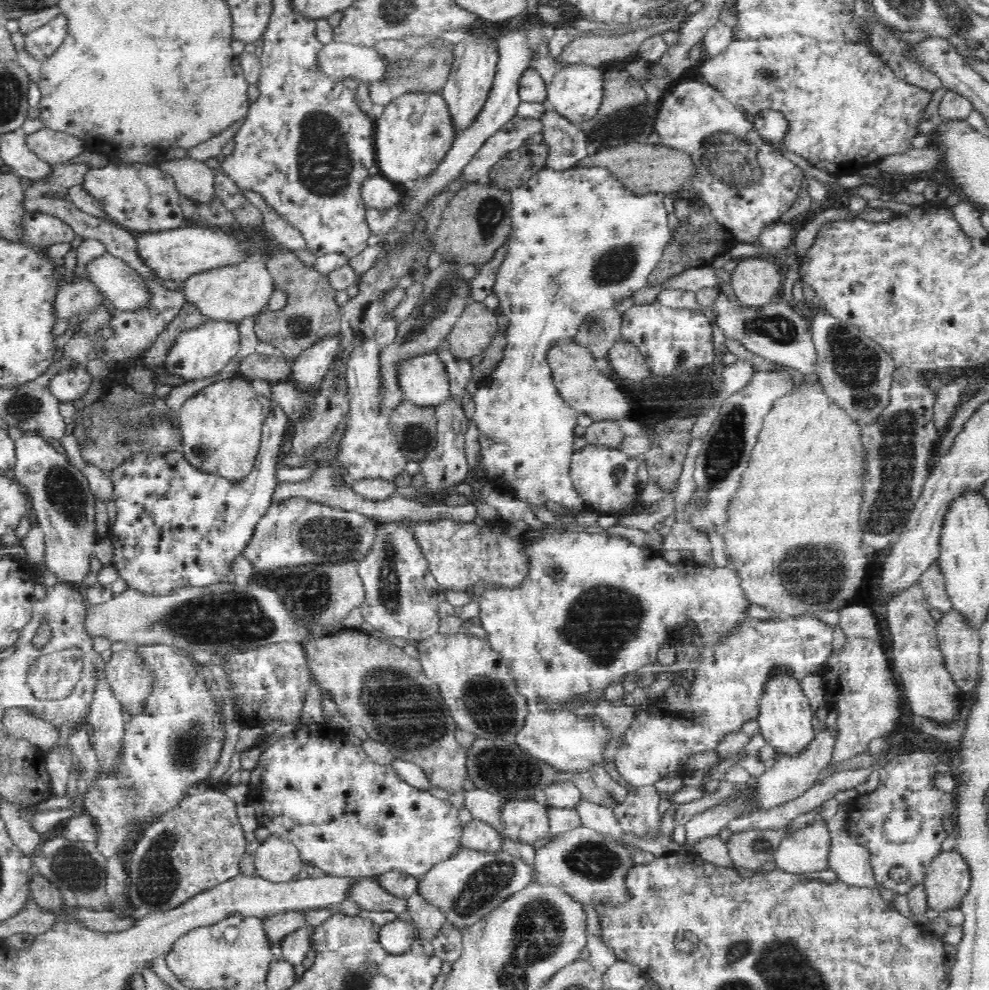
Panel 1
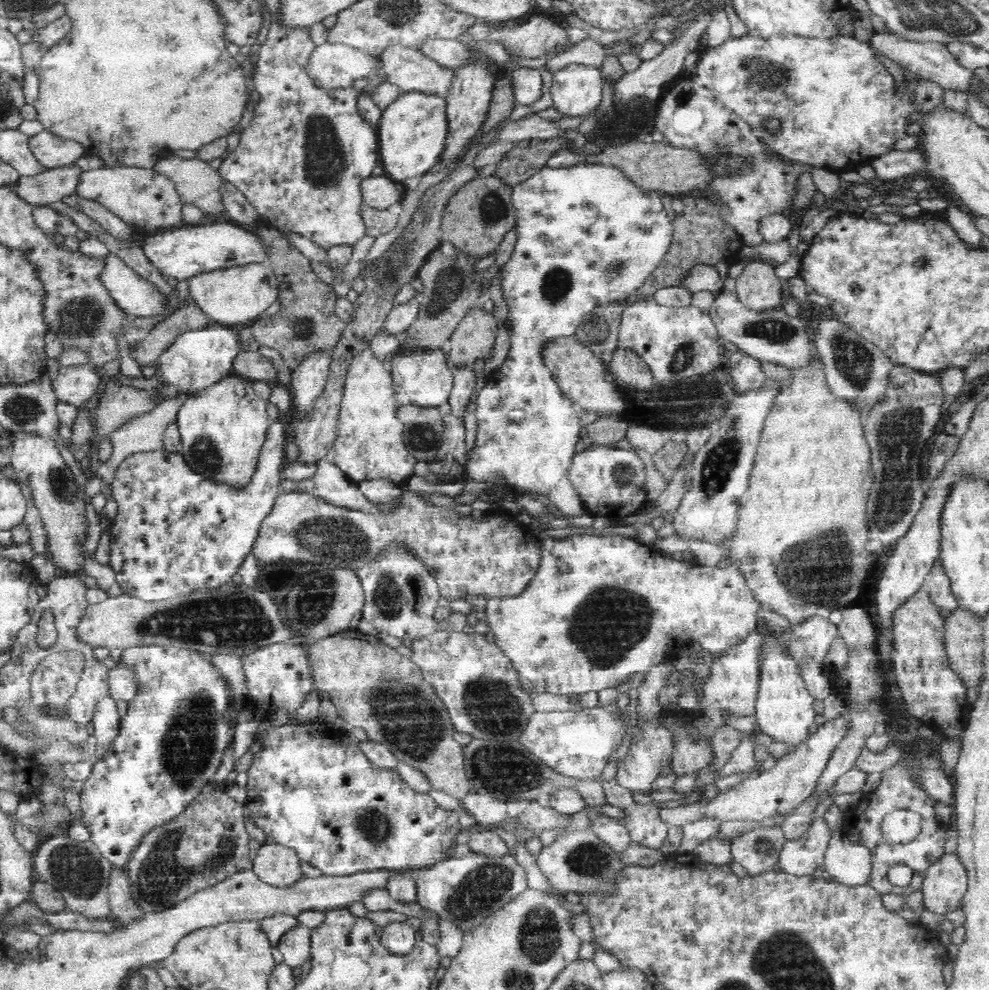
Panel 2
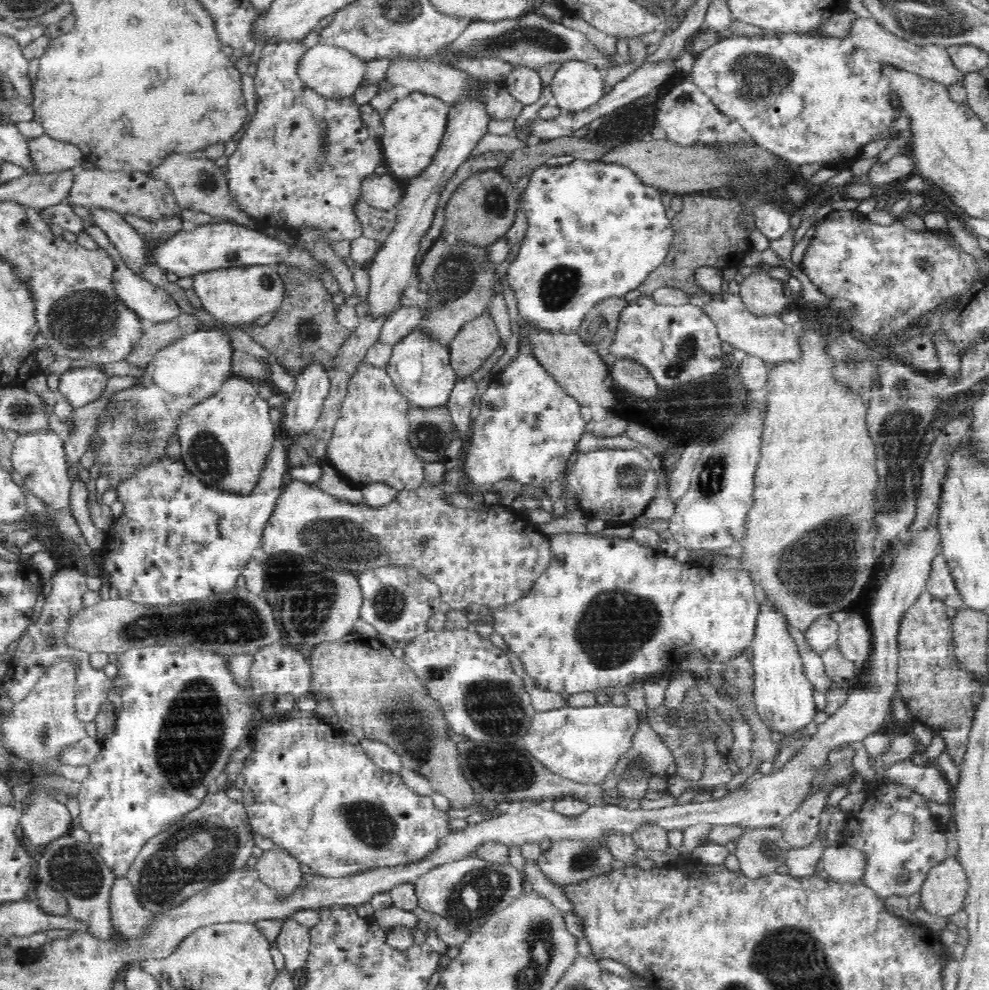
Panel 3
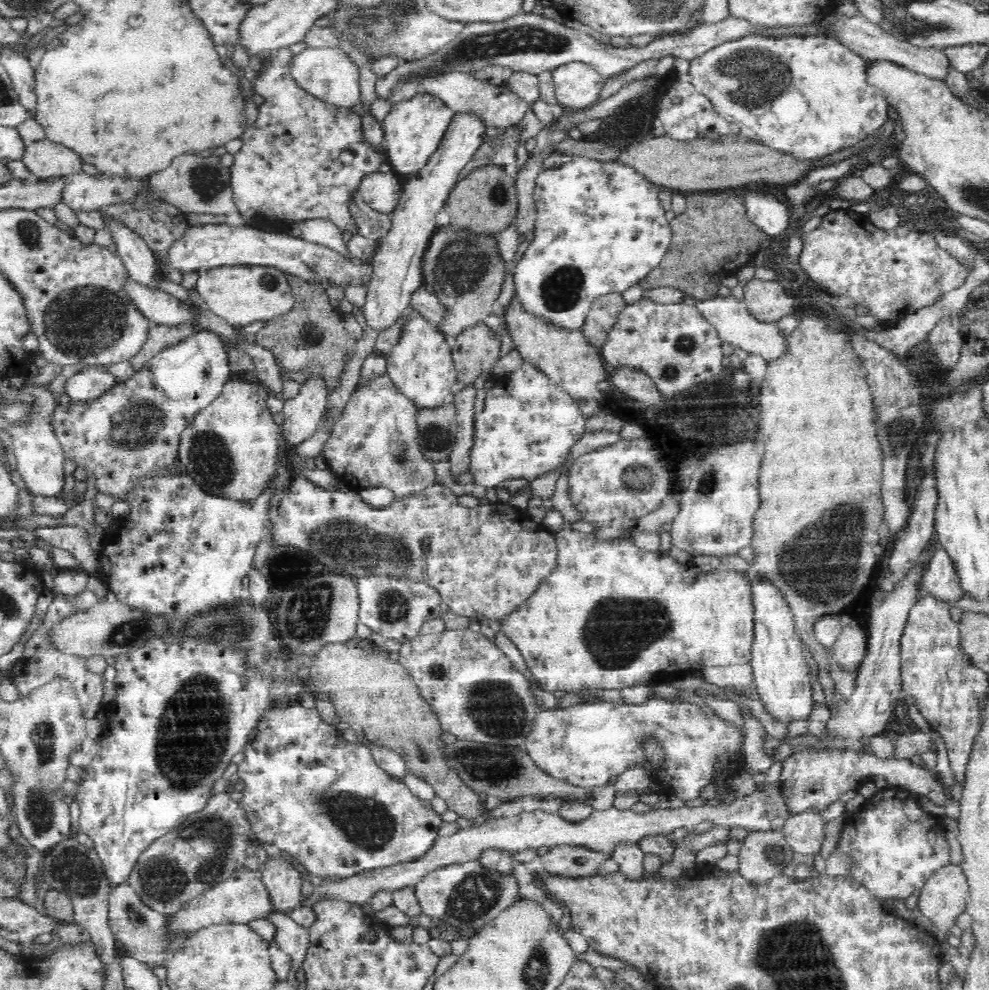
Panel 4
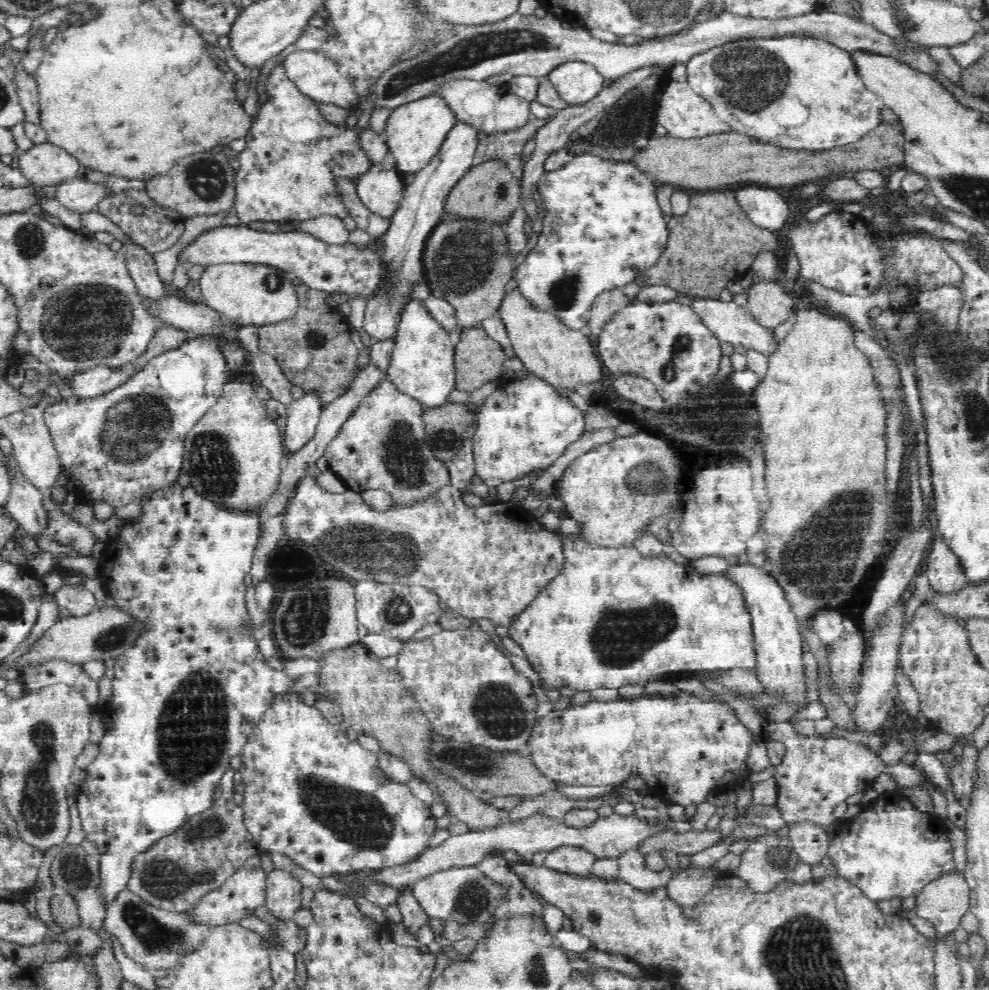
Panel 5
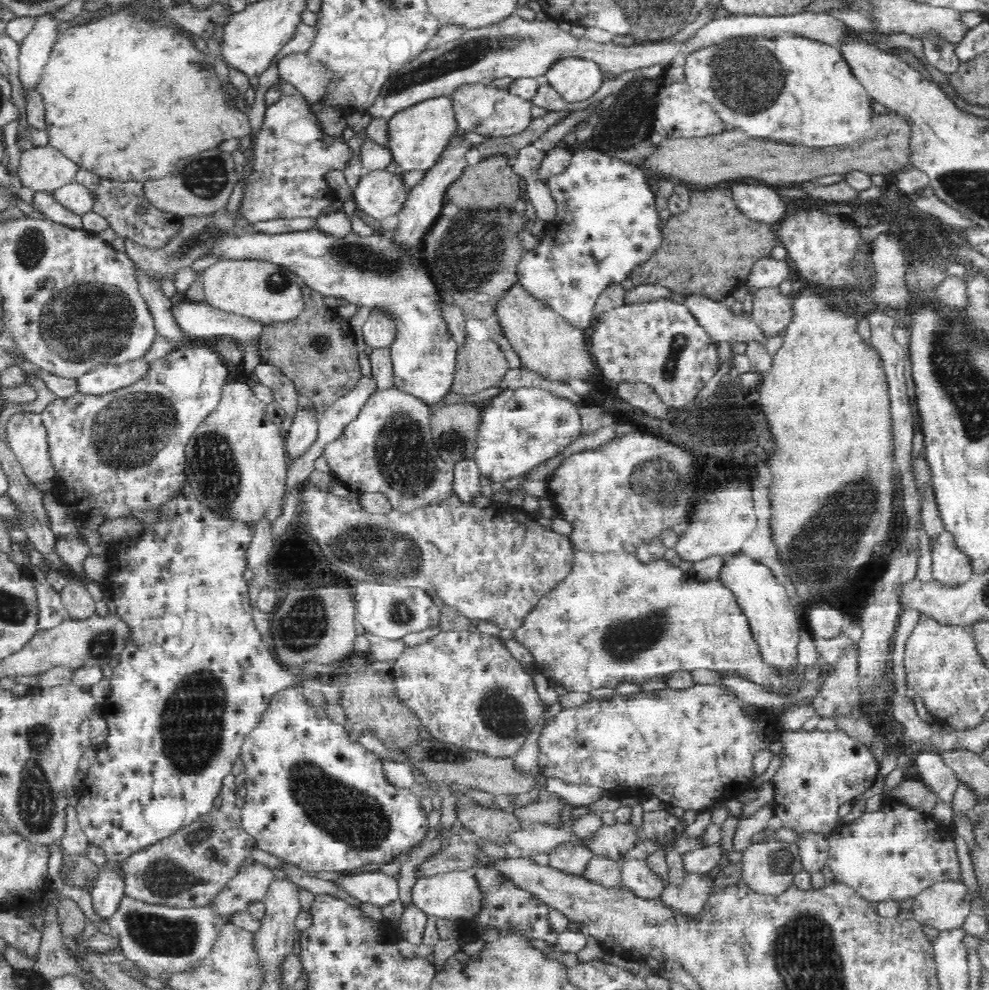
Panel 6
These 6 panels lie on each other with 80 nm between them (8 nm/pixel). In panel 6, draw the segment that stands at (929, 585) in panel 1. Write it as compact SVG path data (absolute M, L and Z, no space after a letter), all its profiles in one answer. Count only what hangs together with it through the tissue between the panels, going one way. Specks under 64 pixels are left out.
M949 532L939 534L931 542L932 579L947 588L957 588L972 575L966 555L958 550Z

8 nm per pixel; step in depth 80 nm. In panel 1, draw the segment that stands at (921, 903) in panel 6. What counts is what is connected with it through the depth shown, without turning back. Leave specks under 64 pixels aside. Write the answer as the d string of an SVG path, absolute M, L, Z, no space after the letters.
M958 849L940 851L932 859L923 881L928 893L928 908L940 913L960 907L972 880L971 869Z

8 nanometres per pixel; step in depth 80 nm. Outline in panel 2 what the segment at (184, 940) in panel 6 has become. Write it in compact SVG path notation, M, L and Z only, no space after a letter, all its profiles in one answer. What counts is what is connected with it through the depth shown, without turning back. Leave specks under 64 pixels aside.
M112 864L111 868L107 890L109 892L110 916L120 922L120 926L125 927L129 925L130 921L139 919L144 912L131 896L129 868L116 867Z

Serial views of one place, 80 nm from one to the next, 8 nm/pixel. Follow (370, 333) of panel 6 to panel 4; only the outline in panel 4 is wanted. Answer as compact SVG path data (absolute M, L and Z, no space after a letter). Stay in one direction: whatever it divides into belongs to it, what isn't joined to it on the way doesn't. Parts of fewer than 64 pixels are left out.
M456 112L444 133L440 147L418 174L410 176L393 210L392 228L378 241L377 252L371 260L371 275L366 283L367 297L362 312L368 325L378 332L388 328L405 310L413 292L423 285L421 264L434 234L438 217L443 211L462 168L482 147L486 122L476 112Z

